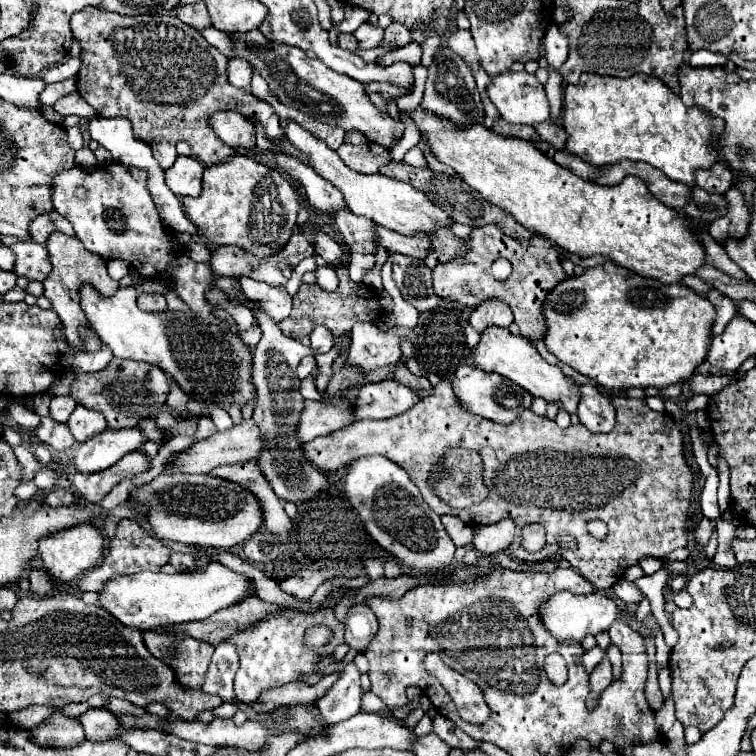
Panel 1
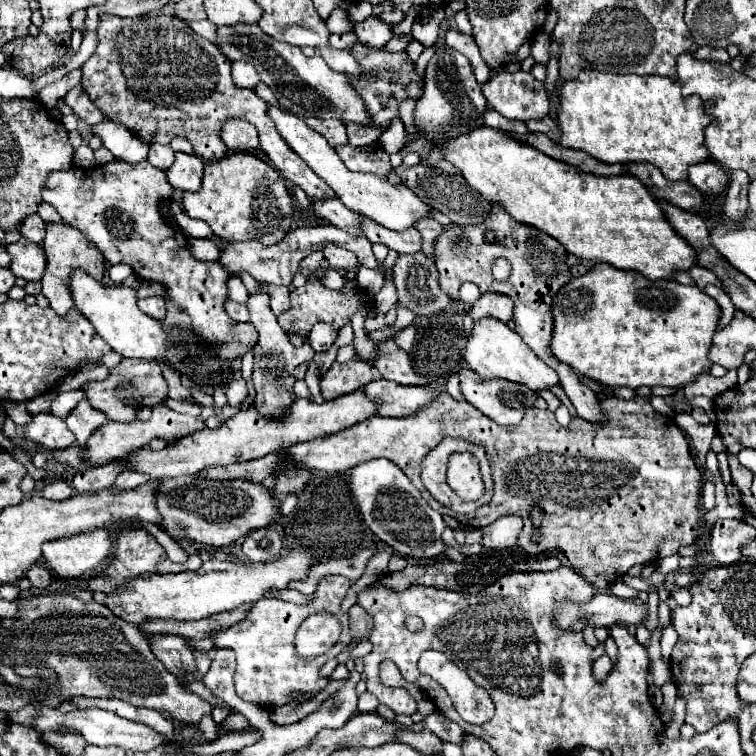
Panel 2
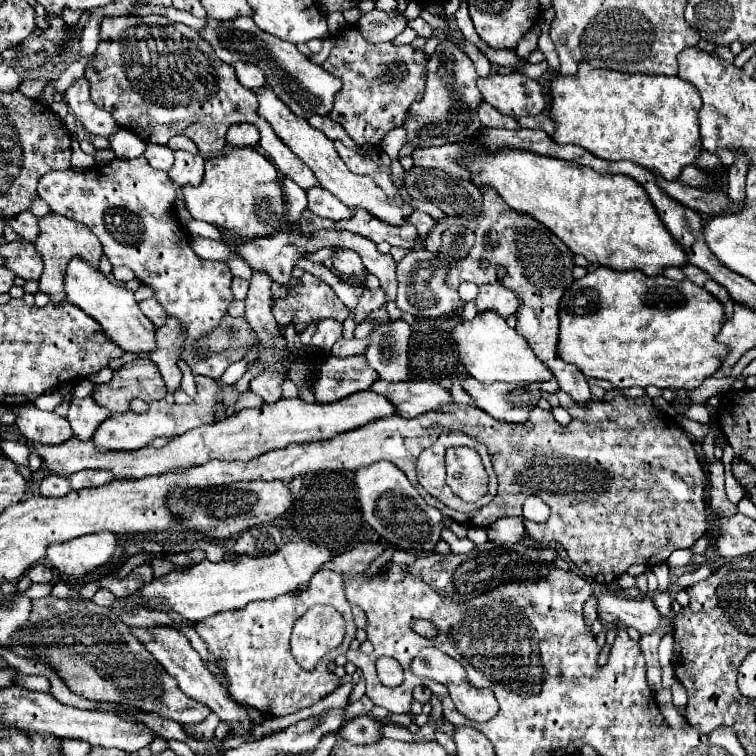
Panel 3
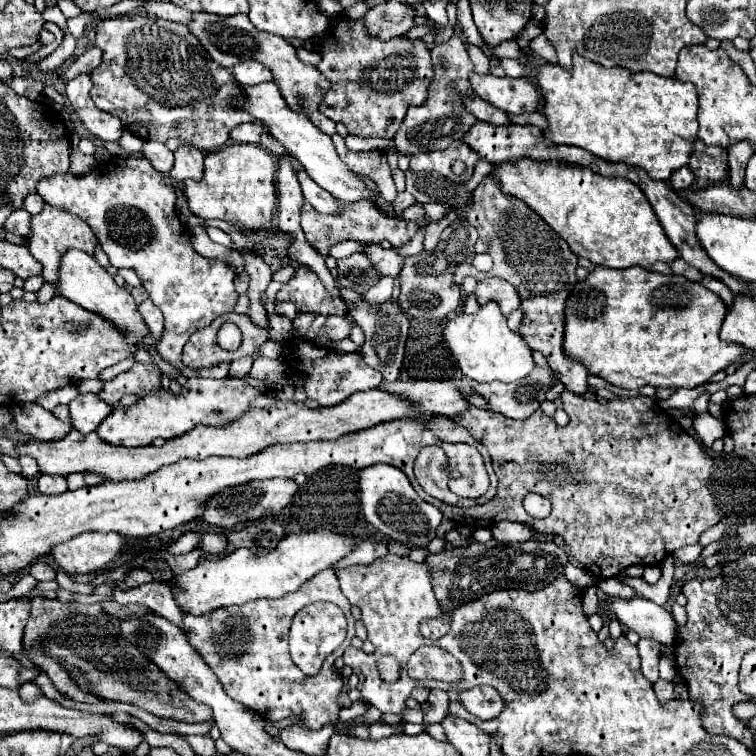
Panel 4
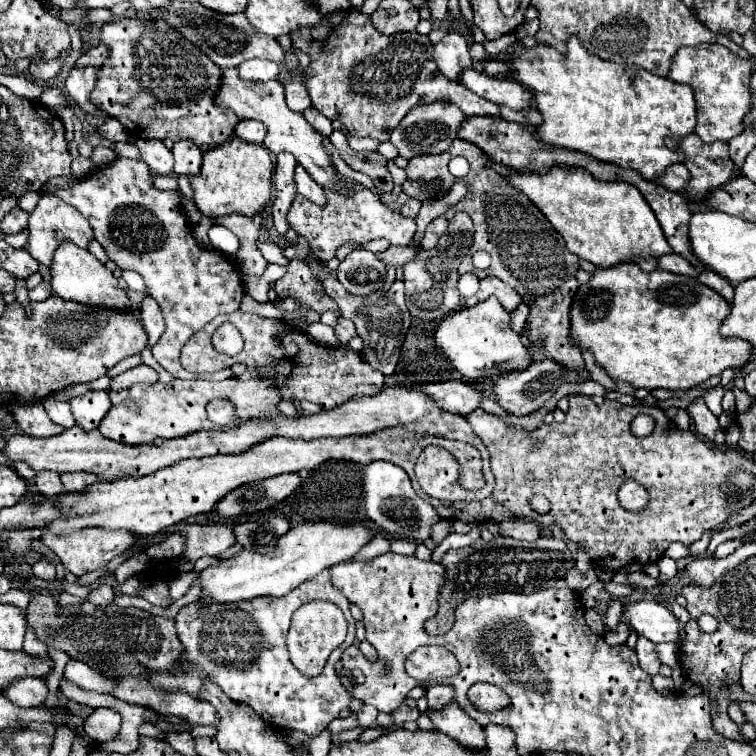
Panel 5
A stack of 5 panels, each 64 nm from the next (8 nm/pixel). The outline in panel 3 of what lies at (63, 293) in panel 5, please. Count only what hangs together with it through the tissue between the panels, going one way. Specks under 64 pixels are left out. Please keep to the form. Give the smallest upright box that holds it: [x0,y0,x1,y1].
[64,256,154,352]

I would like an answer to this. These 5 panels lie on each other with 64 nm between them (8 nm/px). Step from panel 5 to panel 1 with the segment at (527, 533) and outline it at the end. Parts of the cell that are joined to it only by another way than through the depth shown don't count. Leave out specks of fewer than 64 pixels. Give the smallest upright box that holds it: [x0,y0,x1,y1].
[474,518,518,554]

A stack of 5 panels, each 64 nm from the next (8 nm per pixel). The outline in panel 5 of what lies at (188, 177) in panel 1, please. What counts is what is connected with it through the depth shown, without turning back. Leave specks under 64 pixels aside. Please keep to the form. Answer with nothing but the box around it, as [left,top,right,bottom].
[172,140,202,174]

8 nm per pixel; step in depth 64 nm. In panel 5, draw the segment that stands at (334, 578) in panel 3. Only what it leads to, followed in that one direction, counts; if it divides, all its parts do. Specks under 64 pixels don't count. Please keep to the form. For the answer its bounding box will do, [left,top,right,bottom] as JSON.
[148,570,356,736]

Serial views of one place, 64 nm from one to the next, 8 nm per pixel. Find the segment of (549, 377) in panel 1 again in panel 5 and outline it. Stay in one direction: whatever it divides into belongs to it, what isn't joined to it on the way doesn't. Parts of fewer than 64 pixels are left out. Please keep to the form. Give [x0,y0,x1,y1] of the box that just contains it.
[432,298,530,380]

